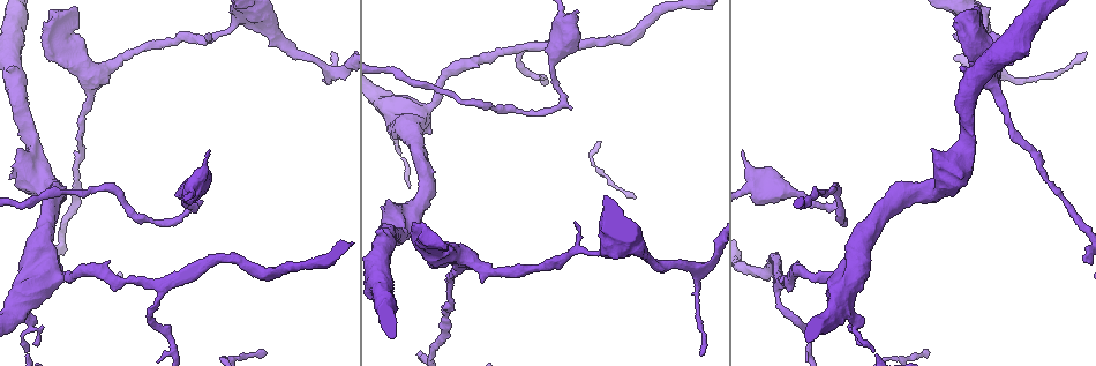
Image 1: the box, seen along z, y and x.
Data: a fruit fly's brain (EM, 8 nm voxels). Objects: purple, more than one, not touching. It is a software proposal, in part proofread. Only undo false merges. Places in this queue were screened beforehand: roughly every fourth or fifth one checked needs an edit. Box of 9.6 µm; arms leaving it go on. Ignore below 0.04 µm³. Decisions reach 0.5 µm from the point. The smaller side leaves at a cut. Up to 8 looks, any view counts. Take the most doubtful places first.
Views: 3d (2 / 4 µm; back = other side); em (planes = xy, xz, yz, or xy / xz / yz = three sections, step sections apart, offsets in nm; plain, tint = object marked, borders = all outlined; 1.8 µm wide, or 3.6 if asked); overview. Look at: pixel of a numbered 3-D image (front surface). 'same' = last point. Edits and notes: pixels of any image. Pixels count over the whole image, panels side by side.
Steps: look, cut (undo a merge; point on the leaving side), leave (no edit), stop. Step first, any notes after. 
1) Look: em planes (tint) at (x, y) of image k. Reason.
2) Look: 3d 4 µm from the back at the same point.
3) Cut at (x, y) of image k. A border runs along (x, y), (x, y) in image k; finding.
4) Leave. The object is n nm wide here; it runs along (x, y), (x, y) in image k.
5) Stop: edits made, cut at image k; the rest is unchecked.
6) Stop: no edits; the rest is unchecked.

Look: em xz step 8 (tint) at (161, 285) of image 1. Arms part here.

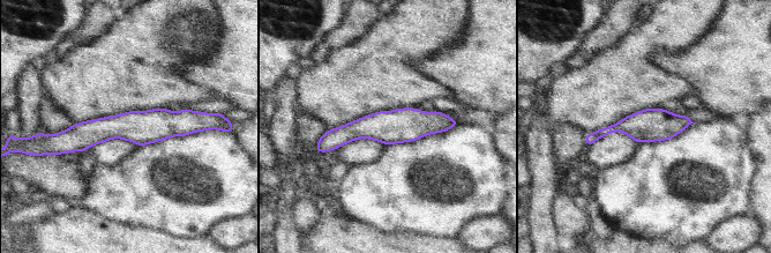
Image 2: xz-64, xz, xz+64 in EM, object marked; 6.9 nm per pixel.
Leave. The object is 240 nm wide here; it runs along (197, 119), (61, 138) in image 2; all the same cell.

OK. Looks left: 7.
Look: em planes (tint) at (465, 258) of image 1. Thick turns thin.

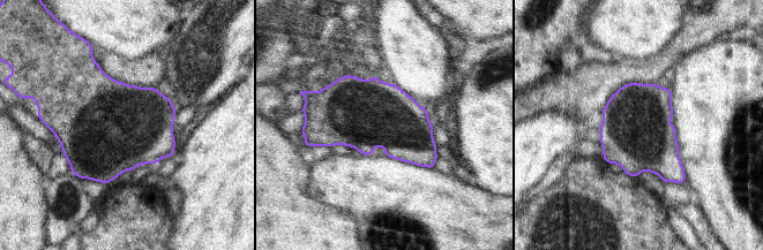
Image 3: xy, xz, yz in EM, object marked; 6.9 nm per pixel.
Leave. All the same cell.

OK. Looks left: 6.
Look: 3d 4 µm at (31, 162) of image 1. Thick turns thin.

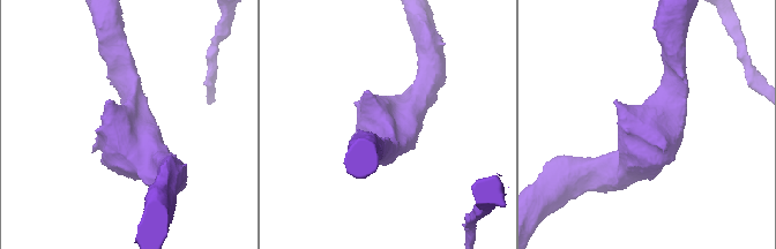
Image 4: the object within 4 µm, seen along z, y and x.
Look: em 3.6 µm xy step 16 (tint) at (662, 128) of image 4.

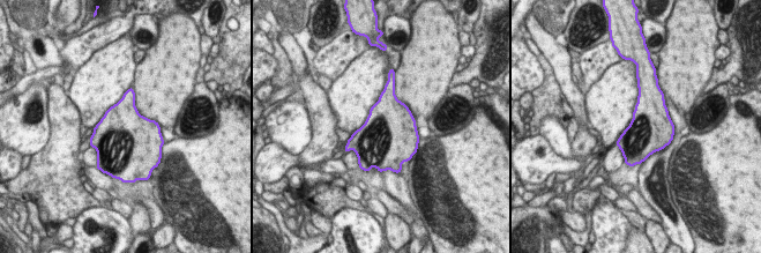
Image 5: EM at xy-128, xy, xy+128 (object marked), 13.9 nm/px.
Look: em 3.6 µm planes (tint) at the same point.

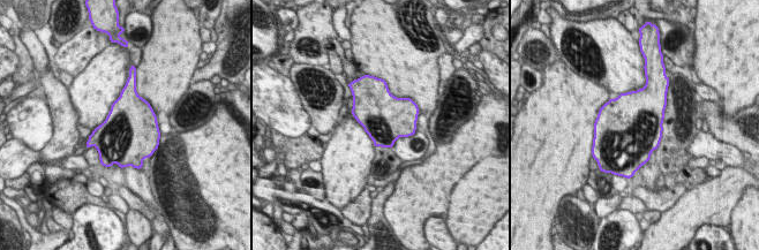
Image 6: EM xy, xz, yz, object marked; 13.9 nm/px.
Leave. The object is 650 nm wide here; one cell here.

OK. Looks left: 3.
Stop: no edits; the rest is unchecked.

